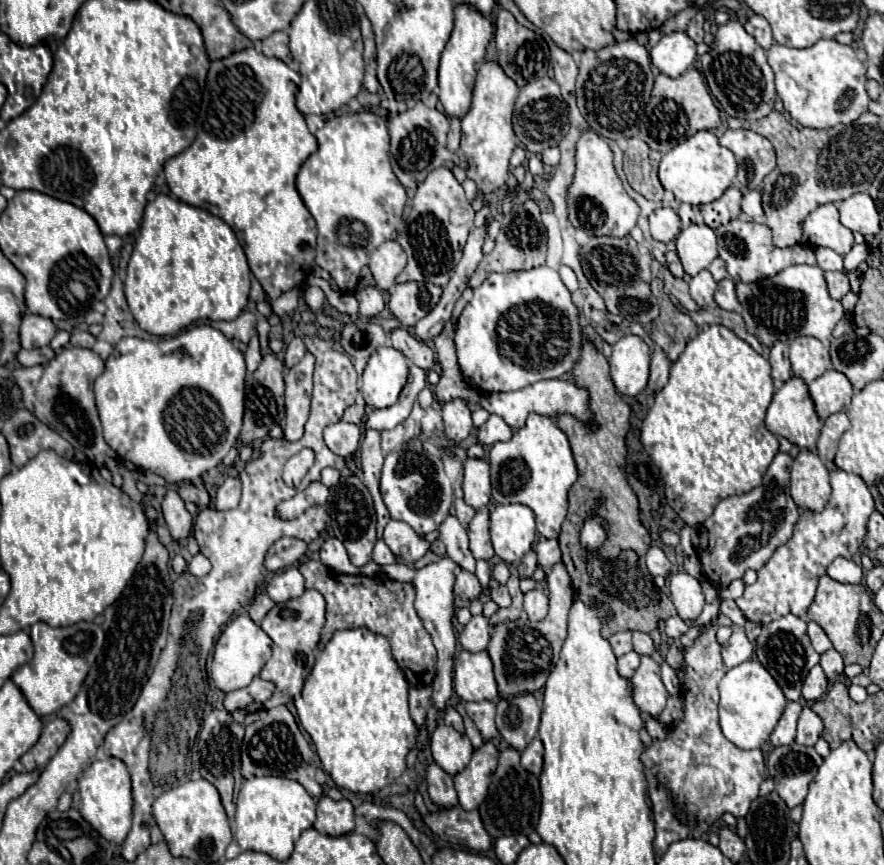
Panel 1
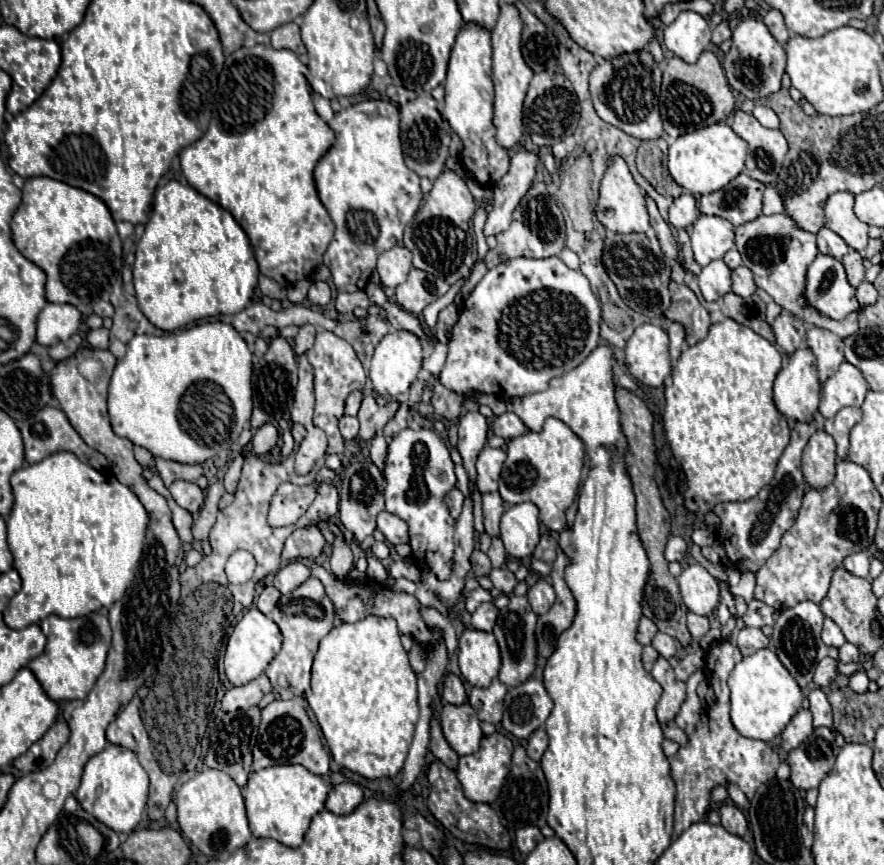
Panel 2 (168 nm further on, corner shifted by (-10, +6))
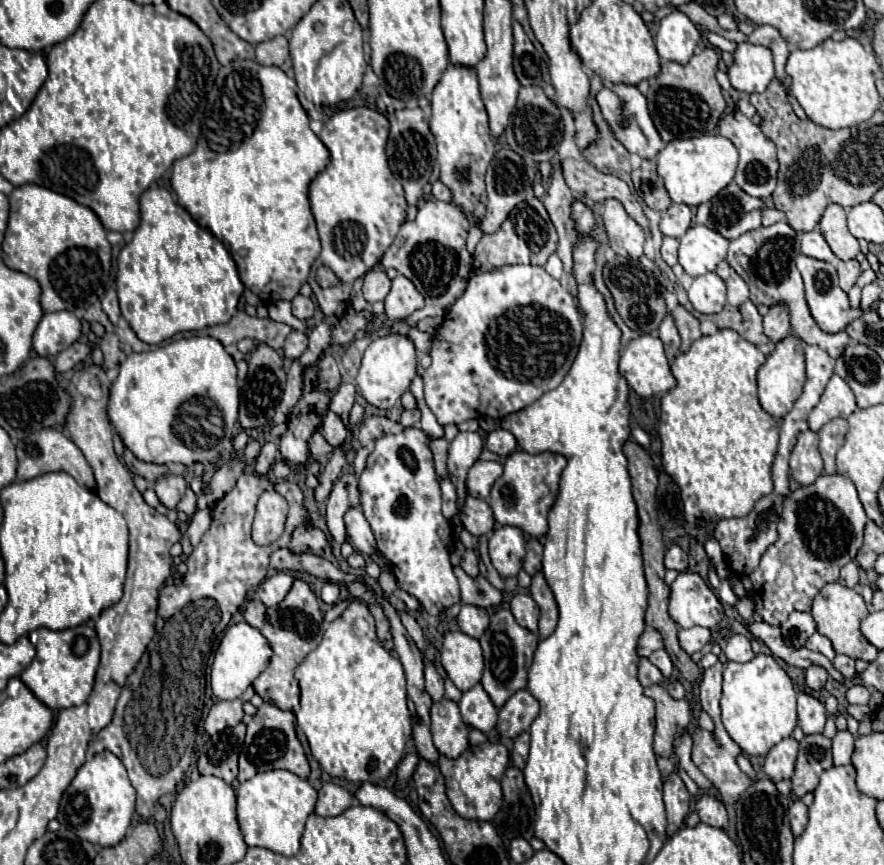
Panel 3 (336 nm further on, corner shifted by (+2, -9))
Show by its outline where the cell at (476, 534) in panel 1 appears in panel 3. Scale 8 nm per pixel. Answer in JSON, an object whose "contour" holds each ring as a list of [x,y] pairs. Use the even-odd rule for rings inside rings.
{"contour":[[[466,497],[466,505],[462,509],[462,523],[466,527],[466,531],[470,531],[476,537],[488,535],[494,529],[494,515],[492,509],[486,501],[482,499],[474,499],[474,497]]]}

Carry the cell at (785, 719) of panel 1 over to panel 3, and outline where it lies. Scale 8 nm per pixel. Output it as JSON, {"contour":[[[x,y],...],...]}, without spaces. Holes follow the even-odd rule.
{"contour":[[[786,737],[782,739],[778,745],[774,745],[770,749],[770,753],[766,755],[764,761],[764,773],[772,779],[772,781],[780,781],[780,779],[790,779],[792,771],[794,771],[794,761],[796,761],[796,753],[798,753],[798,741],[794,737]]]}

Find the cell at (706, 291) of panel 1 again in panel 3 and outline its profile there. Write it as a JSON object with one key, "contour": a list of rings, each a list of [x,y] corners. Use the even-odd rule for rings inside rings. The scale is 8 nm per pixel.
{"contour":[[[716,273],[700,275],[688,289],[688,299],[696,311],[704,315],[714,315],[726,305],[726,285]]]}

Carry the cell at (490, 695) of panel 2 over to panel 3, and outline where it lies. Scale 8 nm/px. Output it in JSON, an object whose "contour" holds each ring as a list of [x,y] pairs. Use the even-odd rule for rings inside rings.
{"contour":[[[480,683],[462,695],[458,705],[460,705],[460,713],[466,725],[482,733],[488,733],[496,725],[498,711]]]}

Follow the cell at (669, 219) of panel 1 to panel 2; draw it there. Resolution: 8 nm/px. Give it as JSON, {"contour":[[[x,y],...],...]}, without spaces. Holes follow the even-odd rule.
{"contour":[[[682,194],[670,206],[670,224],[674,228],[688,228],[700,216],[696,198],[692,194]]]}

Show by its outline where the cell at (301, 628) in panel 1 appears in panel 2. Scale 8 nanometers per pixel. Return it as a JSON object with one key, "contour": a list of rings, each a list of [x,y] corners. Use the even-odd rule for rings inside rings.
{"contour":[[[310,576],[304,584],[300,584],[294,592],[284,594],[278,606],[272,610],[272,620],[278,624],[284,636],[284,644],[280,654],[268,664],[266,676],[270,678],[272,686],[280,688],[294,688],[294,692],[306,695],[310,686],[312,658],[318,650],[318,642],[326,636],[334,626],[334,606],[332,600],[326,596],[322,582]]]}

